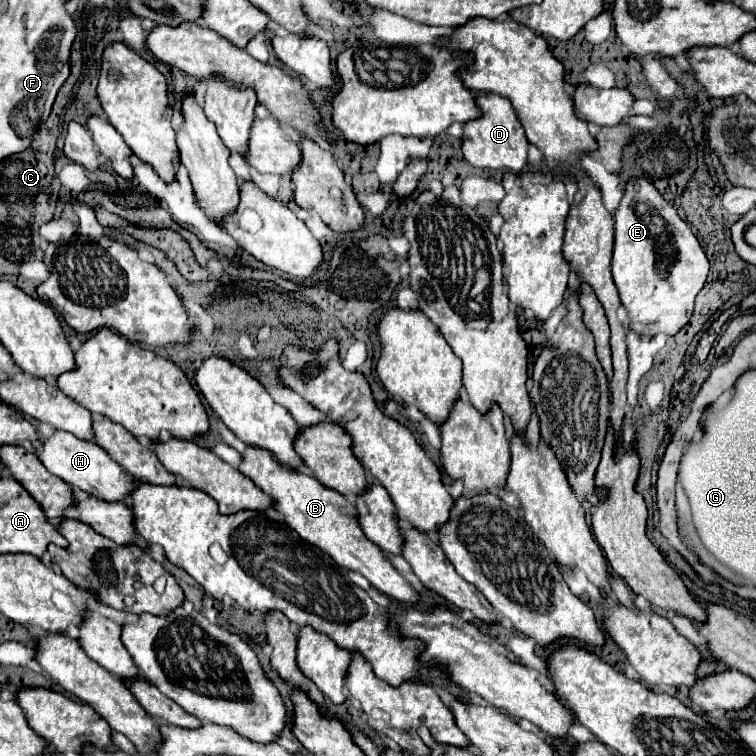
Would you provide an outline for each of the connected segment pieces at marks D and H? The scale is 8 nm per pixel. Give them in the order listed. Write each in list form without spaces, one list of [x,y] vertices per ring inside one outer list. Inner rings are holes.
[[[478,93],[476,105],[480,105],[480,117],[464,123],[462,133],[462,153],[464,159],[482,169],[506,169],[512,173],[520,173],[526,165],[528,157],[528,139],[524,129],[506,97],[492,95],[492,93]]]
[[[56,429],[50,437],[40,441],[36,455],[42,461],[42,465],[50,473],[60,477],[64,483],[78,487],[106,501],[124,501],[124,493],[128,493],[128,485],[132,485],[134,481],[134,477],[126,473],[116,461],[112,461],[110,455],[102,447],[96,447],[94,441],[82,441],[74,437],[72,433],[66,433],[60,429]]]

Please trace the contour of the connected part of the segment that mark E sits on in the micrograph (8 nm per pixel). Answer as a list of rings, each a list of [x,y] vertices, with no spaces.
[[[630,179],[624,197],[614,213],[616,241],[612,257],[612,277],[620,301],[628,311],[630,329],[640,335],[678,333],[692,315],[694,297],[704,287],[708,259],[672,205],[646,179]]]

